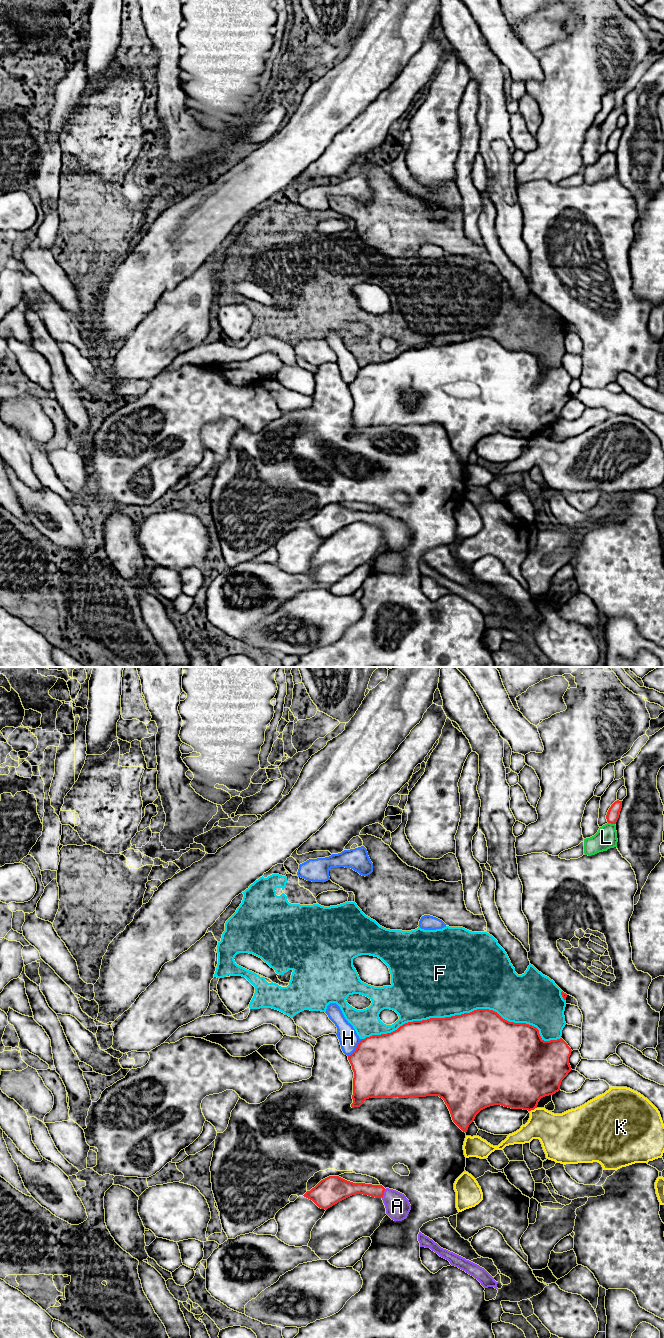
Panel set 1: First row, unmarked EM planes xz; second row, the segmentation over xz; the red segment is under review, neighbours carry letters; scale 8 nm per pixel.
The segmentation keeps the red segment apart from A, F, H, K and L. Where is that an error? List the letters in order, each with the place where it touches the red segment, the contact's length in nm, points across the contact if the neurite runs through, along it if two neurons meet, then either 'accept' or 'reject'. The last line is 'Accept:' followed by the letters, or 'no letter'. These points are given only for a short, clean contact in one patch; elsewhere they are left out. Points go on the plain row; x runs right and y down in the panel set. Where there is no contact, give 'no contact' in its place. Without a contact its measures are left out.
A: meets red in xz at (383, 521); contact 80 nm long; runs through xz (377, 519), (383, 521), (397, 534); accept
F: meets red in xz at (462, 342); contact 1600 nm long; reject
H: meets red in xz at (356, 376); contact 180 nm long; reject
K: meets red in xz at (533, 437); contact 70 nm long; reject
L: meets red in xz at (611, 151); contact 60 nm long; reject
Accept: A

